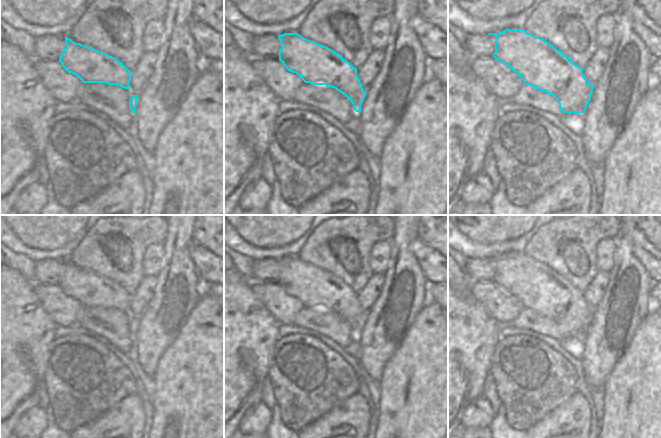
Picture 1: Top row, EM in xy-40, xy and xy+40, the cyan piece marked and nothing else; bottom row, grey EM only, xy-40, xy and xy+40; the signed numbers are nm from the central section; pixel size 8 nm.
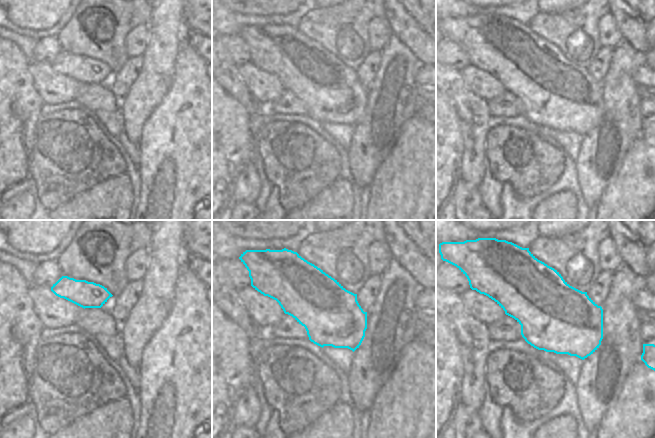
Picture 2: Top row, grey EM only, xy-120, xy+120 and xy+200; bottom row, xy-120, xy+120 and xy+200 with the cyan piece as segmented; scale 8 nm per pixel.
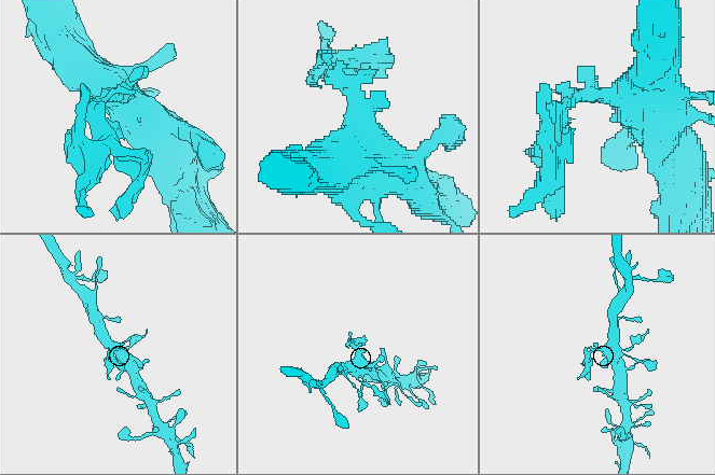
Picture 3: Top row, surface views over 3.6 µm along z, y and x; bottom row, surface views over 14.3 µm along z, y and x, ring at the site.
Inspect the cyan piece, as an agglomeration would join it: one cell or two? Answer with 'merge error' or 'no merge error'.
merge error

